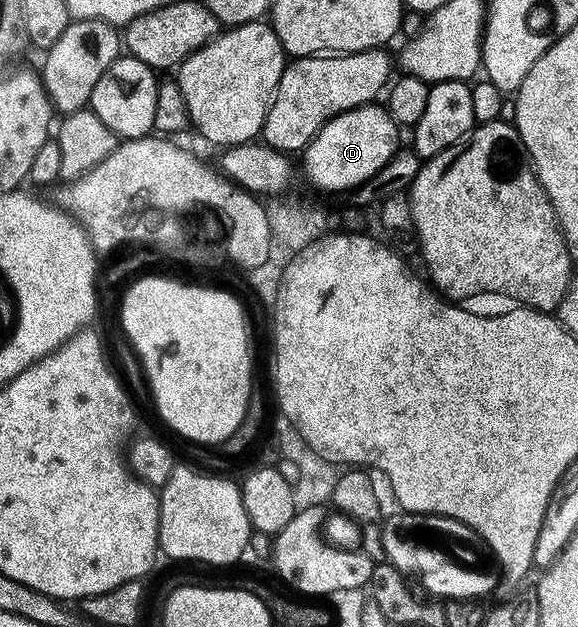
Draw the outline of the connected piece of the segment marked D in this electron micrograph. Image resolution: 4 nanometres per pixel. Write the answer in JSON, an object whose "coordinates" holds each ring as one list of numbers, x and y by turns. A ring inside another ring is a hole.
{"coordinates":[[372,103,345,111,324,123,302,150,307,177,327,193,343,193,346,189,355,191,391,161,401,145,399,133,400,126,395,124,382,104]]}

